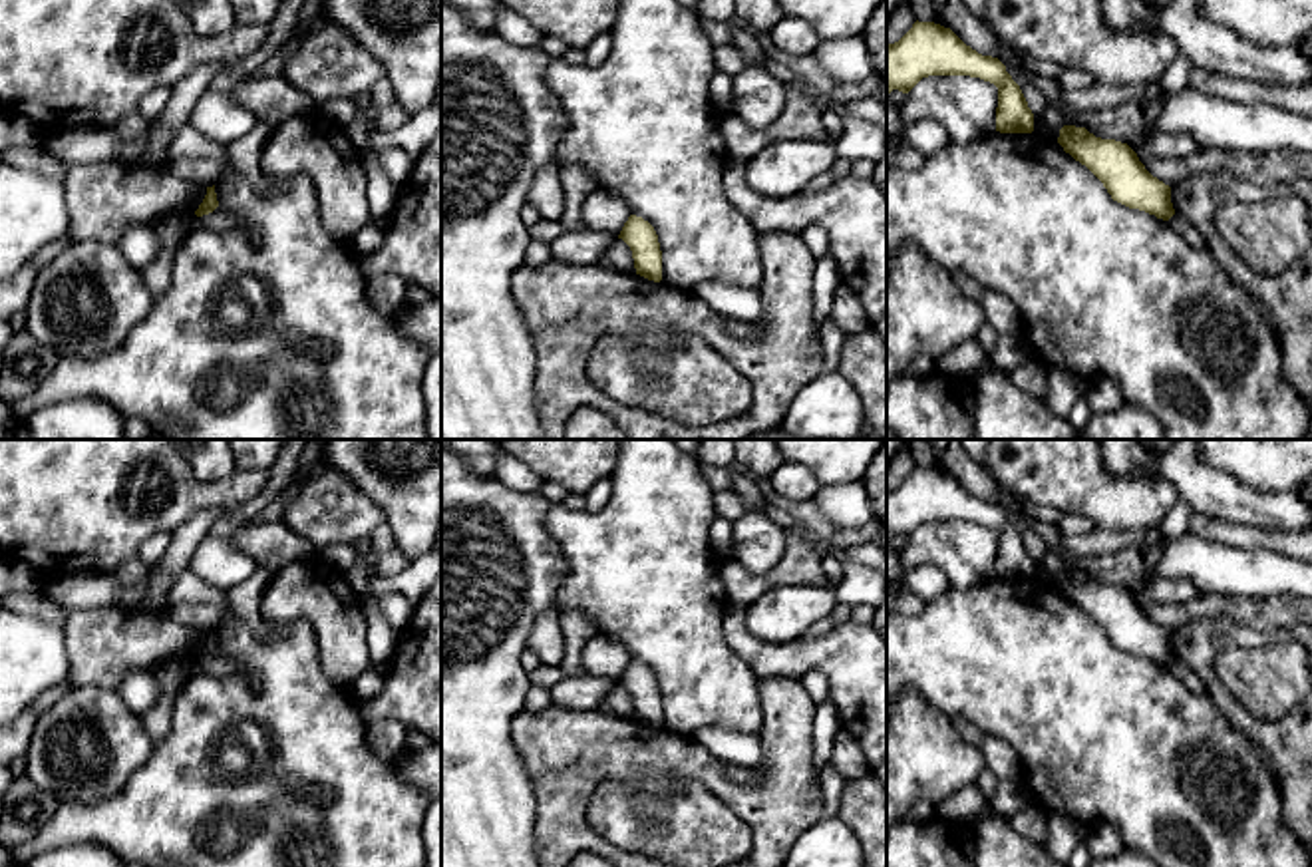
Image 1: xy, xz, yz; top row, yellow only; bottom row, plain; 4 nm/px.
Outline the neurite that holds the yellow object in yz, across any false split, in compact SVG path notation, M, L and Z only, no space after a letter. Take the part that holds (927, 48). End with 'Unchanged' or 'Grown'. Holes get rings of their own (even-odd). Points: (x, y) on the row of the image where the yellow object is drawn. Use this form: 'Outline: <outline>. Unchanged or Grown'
Outline: M914 22L912 28L895 44L887 46L887 95L893 89L908 93L922 78L928 76L970 76L990 82L998 87L996 131L1032 133L1034 113L1020 86L1006 72L1006 66L992 56L982 56L966 46L950 28L934 22Z. Unchanged

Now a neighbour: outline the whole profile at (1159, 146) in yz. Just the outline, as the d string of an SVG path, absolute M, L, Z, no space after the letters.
M1153 133L1137 153L1145 159L1181 159L1193 155L1201 145L1189 133Z

